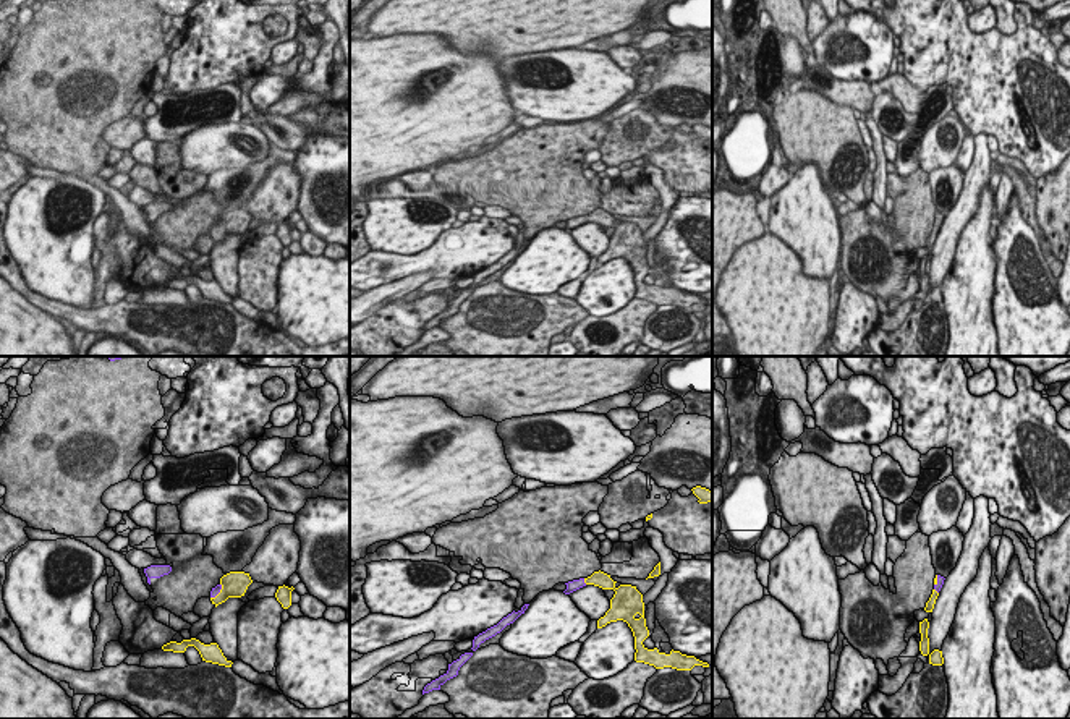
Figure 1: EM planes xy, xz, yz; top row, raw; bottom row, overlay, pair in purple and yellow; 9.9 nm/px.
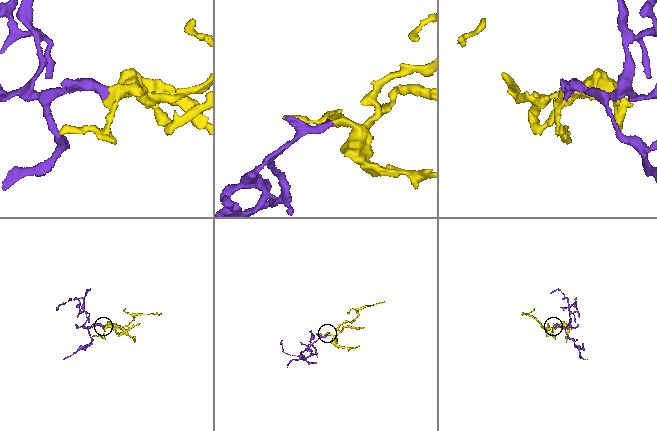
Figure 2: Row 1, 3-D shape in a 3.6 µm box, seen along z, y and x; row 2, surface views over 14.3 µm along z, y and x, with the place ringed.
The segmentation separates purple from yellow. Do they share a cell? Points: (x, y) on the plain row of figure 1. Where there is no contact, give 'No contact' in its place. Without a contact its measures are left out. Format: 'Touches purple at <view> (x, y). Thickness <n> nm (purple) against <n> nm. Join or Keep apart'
Touches purple at xz (583, 219). Thickness 100 nm (purple) against 160 nm. Join.

